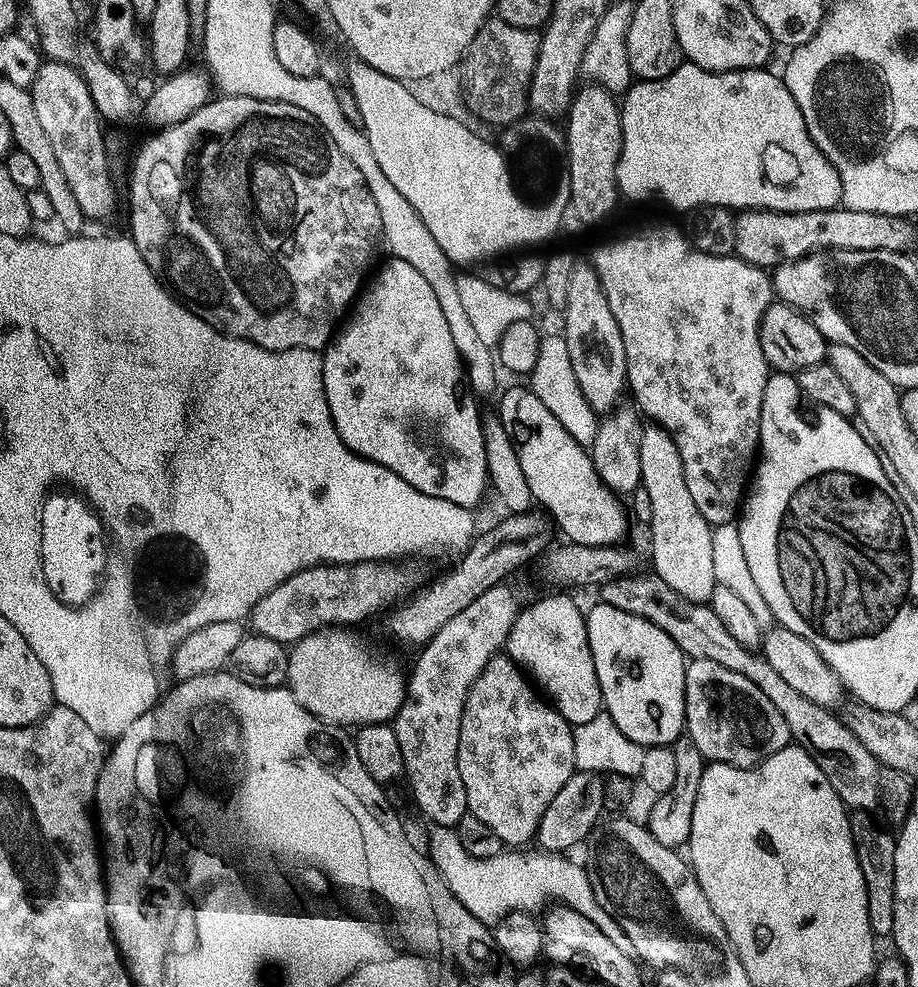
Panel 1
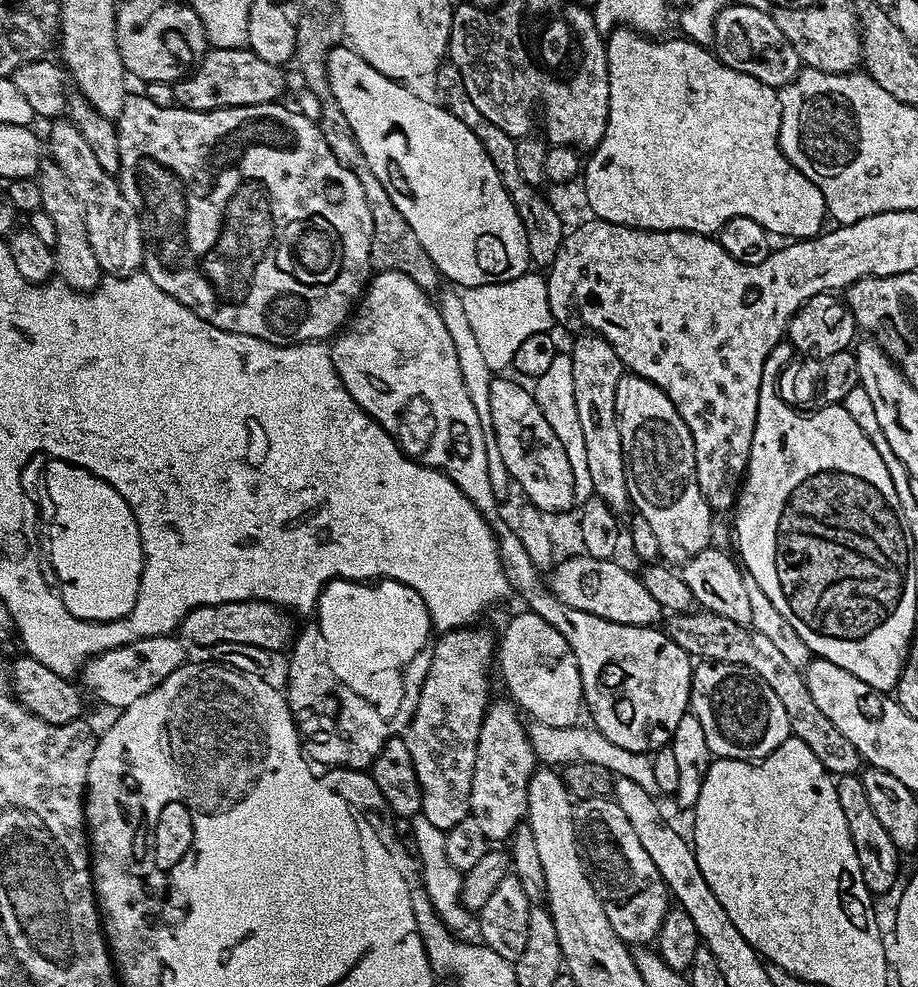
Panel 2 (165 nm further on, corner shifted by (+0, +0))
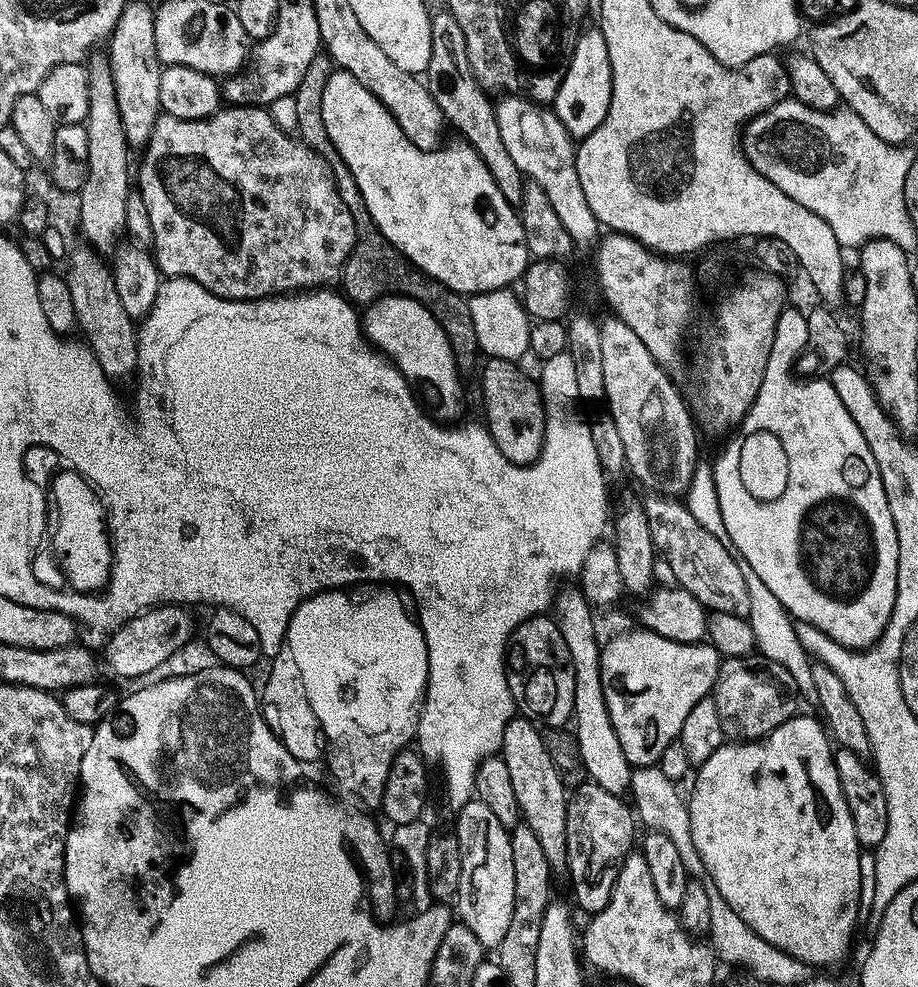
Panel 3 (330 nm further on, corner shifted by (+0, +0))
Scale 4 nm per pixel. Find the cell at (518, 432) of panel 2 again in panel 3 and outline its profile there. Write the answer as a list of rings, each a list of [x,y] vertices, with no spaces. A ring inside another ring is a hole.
[[[511,360],[487,361],[484,373],[480,376],[480,392],[484,395],[484,416],[489,436],[502,450],[502,454],[511,464],[533,464],[539,458],[544,445],[544,399],[540,396],[540,386]]]

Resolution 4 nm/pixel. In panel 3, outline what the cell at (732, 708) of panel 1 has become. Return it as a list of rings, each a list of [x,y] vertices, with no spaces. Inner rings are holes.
[[[728,658],[723,661],[720,676],[716,679],[714,699],[718,706],[718,714],[725,725],[737,728],[744,738],[768,736],[782,722],[794,715],[792,700],[783,696],[776,689],[772,680],[767,680],[760,672],[748,668],[749,661],[744,658]]]

